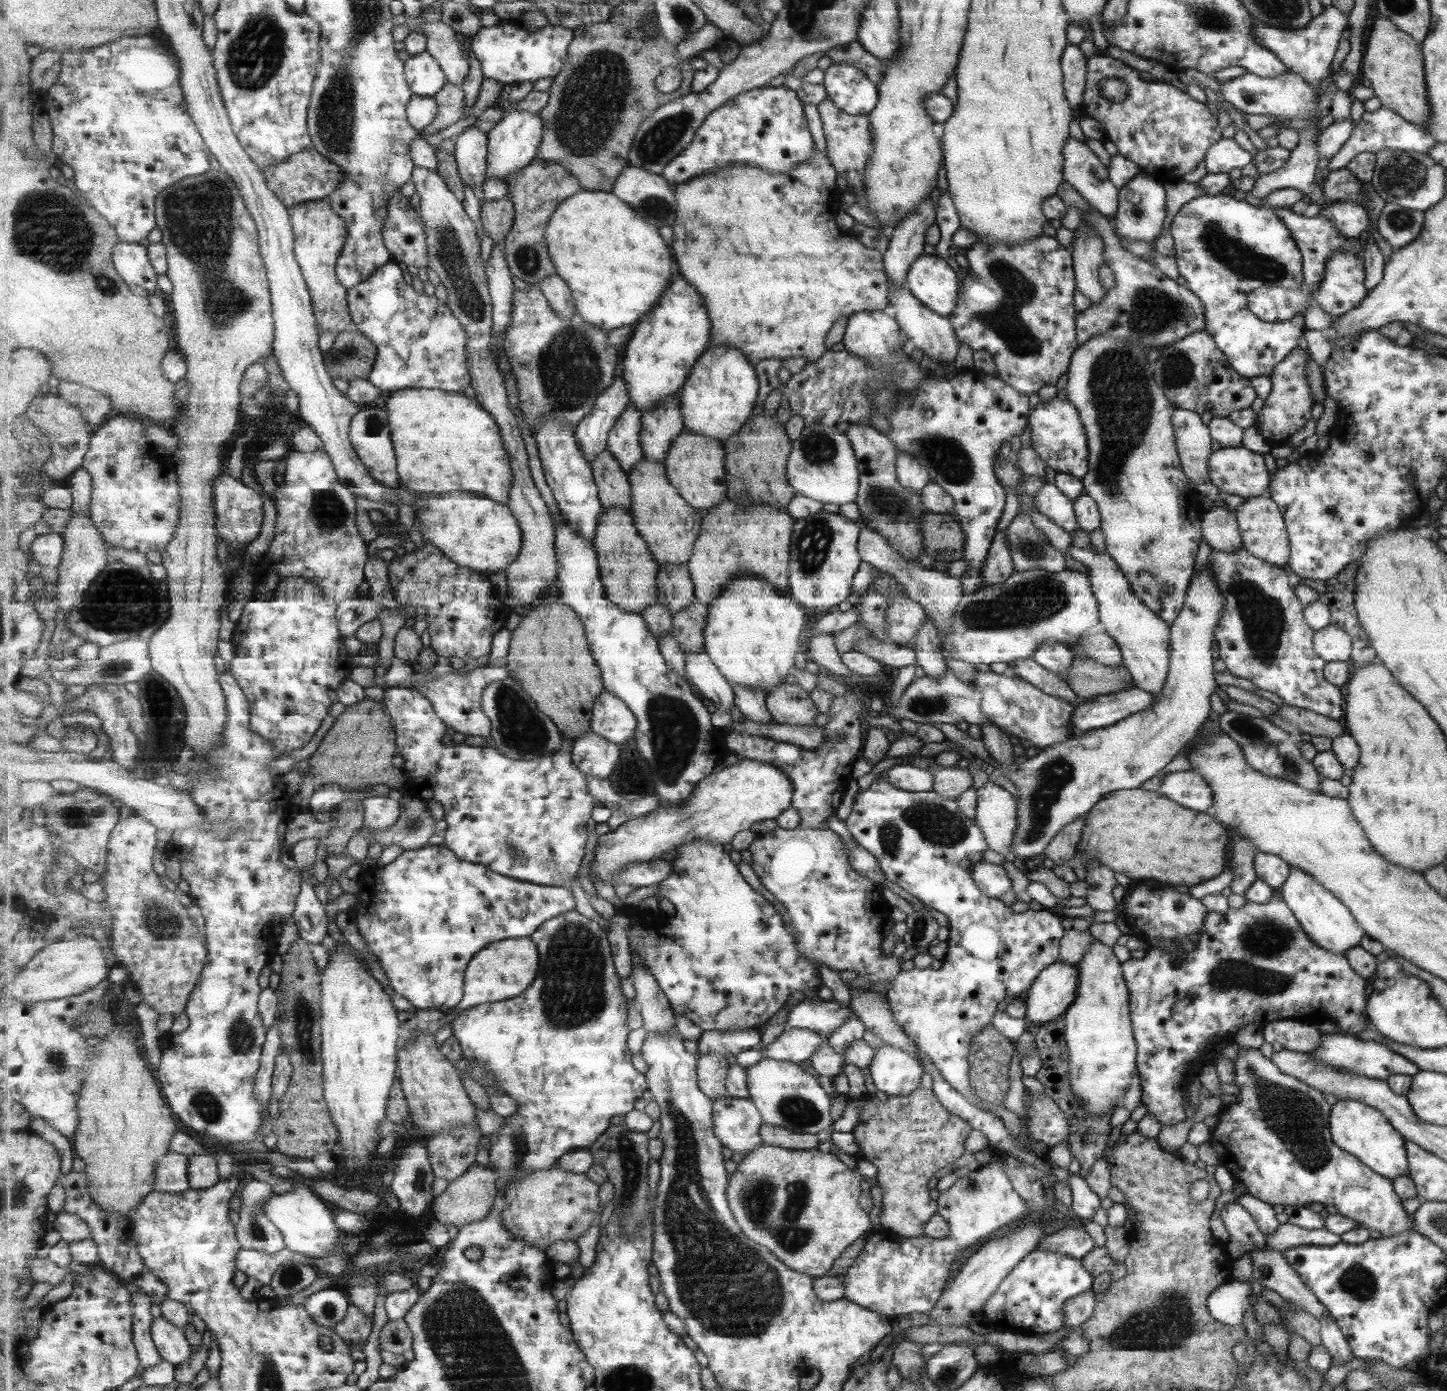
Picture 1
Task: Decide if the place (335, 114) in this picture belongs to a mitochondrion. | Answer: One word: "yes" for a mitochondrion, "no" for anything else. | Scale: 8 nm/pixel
yes

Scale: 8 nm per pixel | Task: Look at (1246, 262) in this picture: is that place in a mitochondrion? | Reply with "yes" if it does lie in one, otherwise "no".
yes

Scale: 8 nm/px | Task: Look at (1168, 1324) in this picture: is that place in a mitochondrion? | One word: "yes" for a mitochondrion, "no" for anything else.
yes

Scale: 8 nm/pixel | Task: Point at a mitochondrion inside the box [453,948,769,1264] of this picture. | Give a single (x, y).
(625, 1152)

